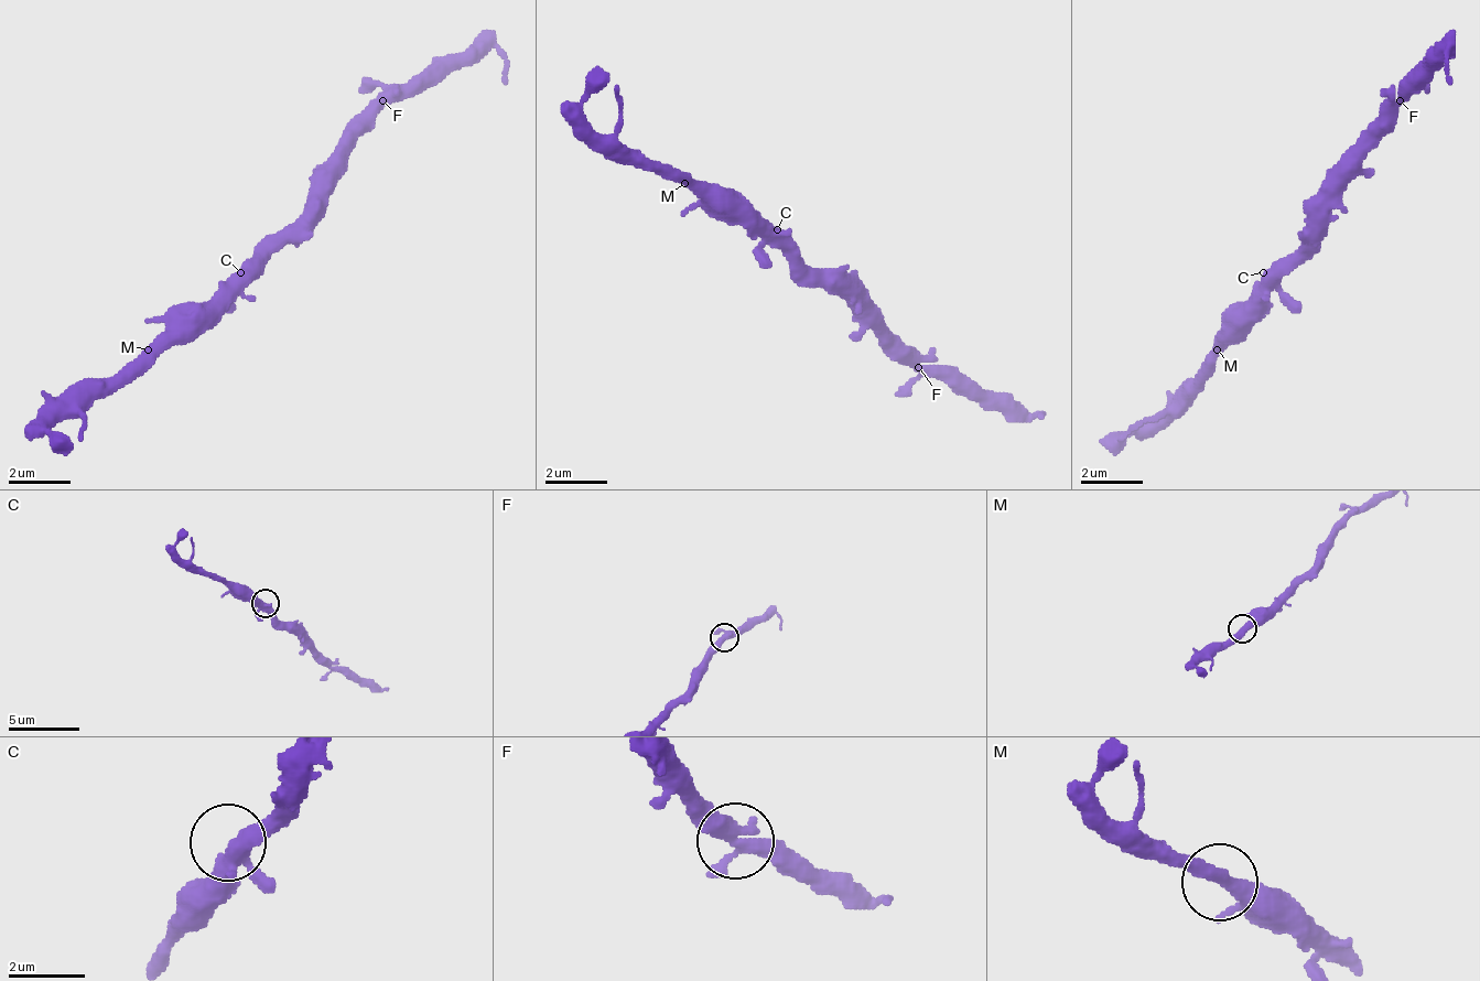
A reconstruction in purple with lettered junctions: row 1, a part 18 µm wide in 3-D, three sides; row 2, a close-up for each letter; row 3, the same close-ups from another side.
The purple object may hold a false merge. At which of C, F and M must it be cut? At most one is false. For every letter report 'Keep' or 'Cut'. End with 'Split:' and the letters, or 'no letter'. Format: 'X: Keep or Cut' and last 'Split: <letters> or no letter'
C: Keep
F: Keep
M: Keep
Split: no letter

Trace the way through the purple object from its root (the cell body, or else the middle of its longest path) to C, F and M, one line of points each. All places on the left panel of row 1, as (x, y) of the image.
C: (263, 241), (263, 249), (240, 272)
F: (263, 241), (272, 241), (303, 211), (303, 203), (311, 195), (311, 172), (380, 101)
M: (263, 241), (194, 311), (186, 311), (148, 349)

